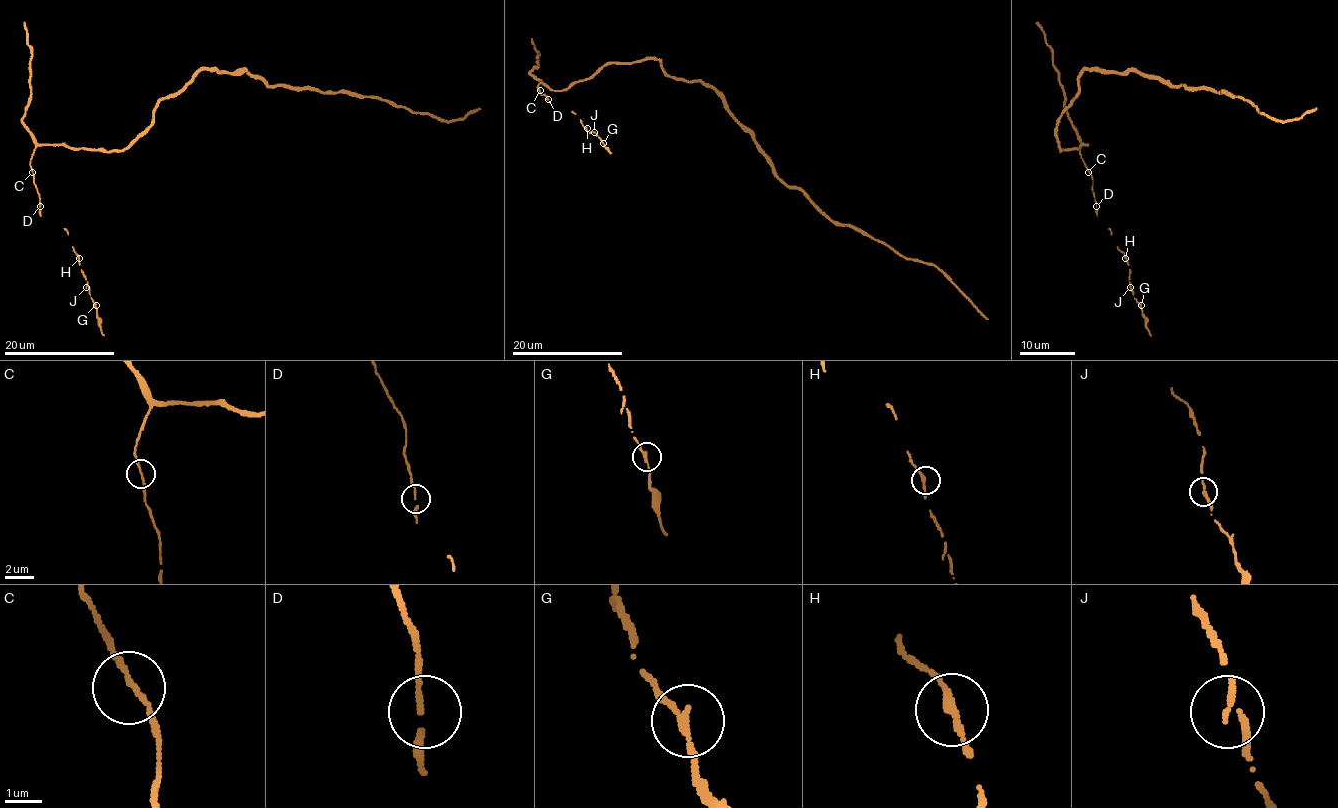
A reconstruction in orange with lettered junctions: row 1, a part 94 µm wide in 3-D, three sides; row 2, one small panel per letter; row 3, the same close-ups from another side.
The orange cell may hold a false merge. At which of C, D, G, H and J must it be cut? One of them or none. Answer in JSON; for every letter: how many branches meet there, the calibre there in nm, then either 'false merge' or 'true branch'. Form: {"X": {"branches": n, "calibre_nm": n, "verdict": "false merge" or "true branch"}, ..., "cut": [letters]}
{"C": {"branches": 2, "calibre_nm": 130, "verdict": "true branch"}, "D": {"branches": 2, "calibre_nm": 130, "verdict": "true branch"}, "G": {"branches": 2, "calibre_nm": 160, "verdict": "false merge"}, "H": {"branches": 2, "calibre_nm": 200, "verdict": "true branch"}, "J": {"branches": 2, "calibre_nm": 140, "verdict": "true branch"}, "cut": ["G"]}

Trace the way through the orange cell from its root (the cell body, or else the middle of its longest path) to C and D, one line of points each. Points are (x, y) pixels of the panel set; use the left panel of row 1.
C: (176, 93), (160, 101), (151, 123), (125, 148), (90, 151), (64, 145), (38, 145), (29, 162), (32, 172)
D: (176, 93), (160, 101), (151, 123), (122, 149), (90, 151), (64, 145), (38, 145), (29, 165), (40, 206)

